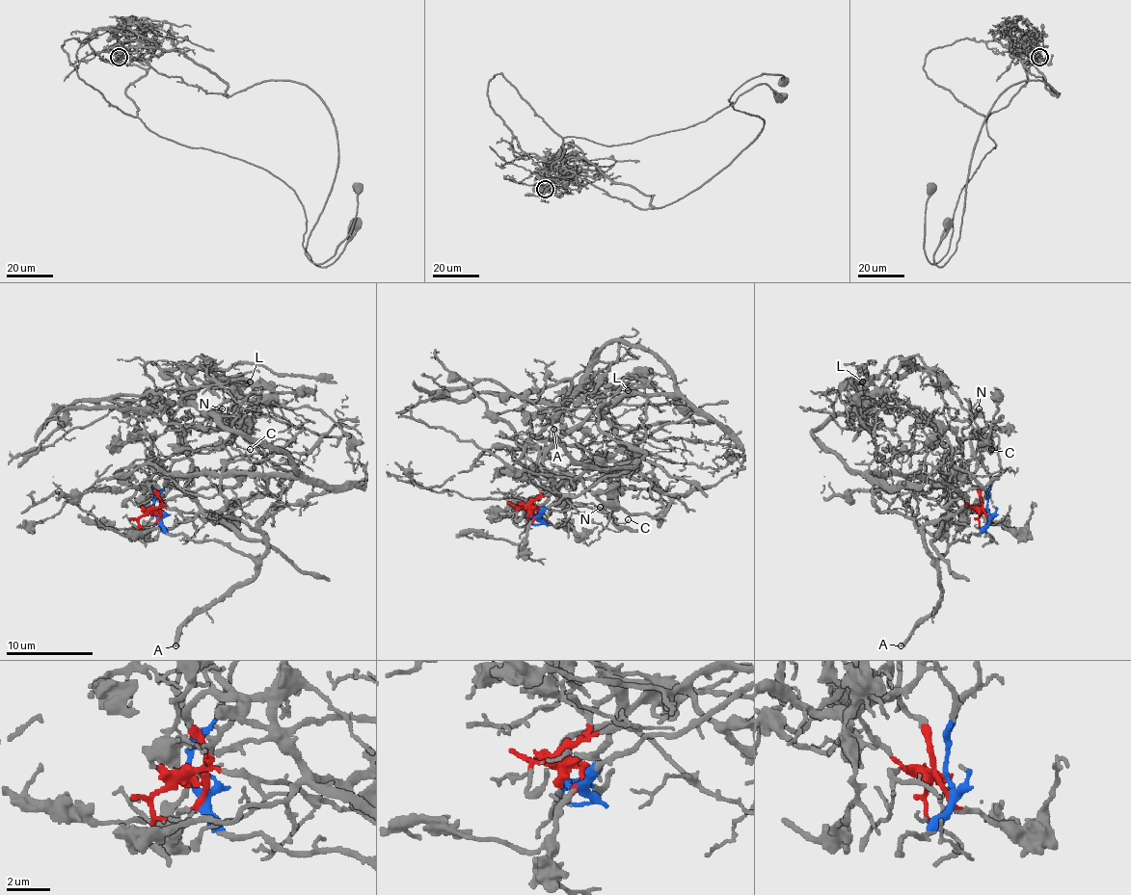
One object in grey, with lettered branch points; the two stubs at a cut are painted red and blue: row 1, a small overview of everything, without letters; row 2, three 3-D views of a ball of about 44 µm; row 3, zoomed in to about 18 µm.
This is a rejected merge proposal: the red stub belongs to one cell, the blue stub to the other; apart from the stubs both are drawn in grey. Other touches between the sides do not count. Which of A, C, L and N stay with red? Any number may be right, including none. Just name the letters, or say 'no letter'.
L, N

